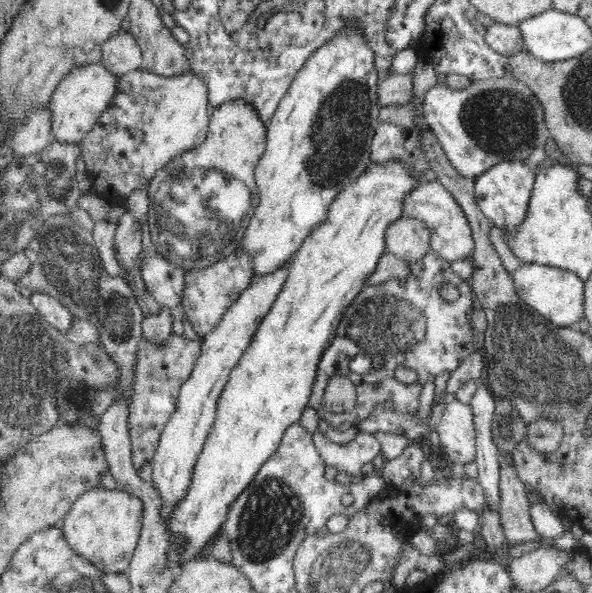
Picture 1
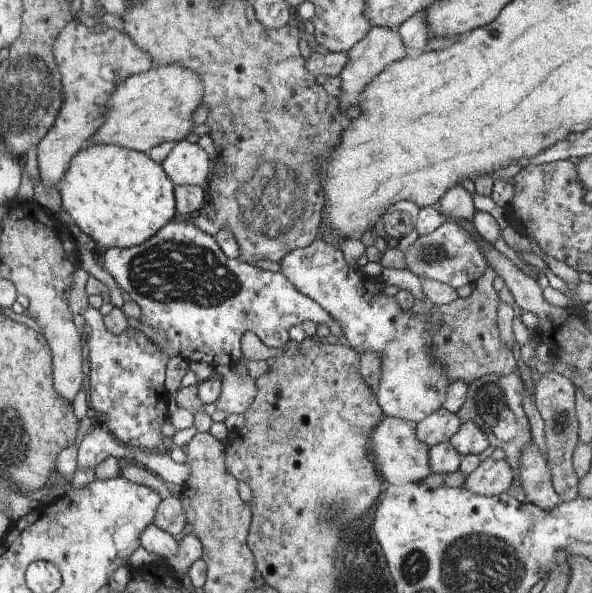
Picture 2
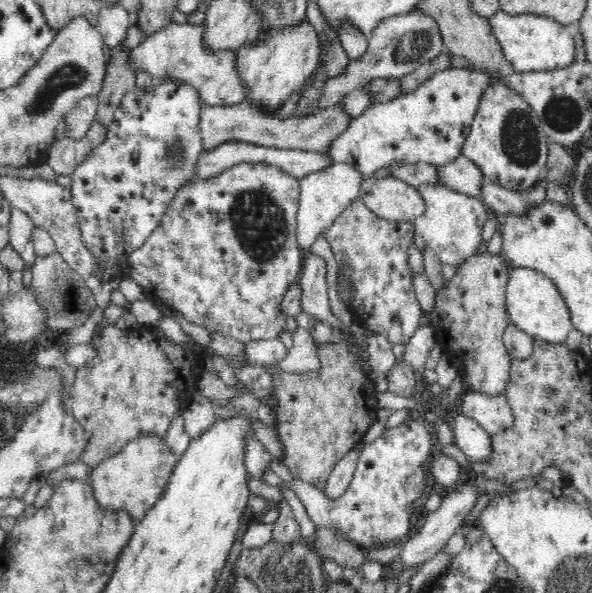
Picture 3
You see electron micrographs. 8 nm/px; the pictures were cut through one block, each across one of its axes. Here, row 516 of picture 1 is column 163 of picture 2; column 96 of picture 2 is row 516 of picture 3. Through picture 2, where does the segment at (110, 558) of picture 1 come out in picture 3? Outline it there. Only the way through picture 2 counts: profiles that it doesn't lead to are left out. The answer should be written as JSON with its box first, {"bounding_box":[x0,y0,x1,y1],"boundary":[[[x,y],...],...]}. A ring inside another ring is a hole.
{"bounding_box":[89,433,178,522],"boundary":[[[151,433],[138,436],[128,441],[120,452],[102,460],[92,469],[89,482],[100,506],[104,509],[124,510],[134,522],[144,518],[163,494],[178,463],[176,456],[164,444],[164,439]]]}

